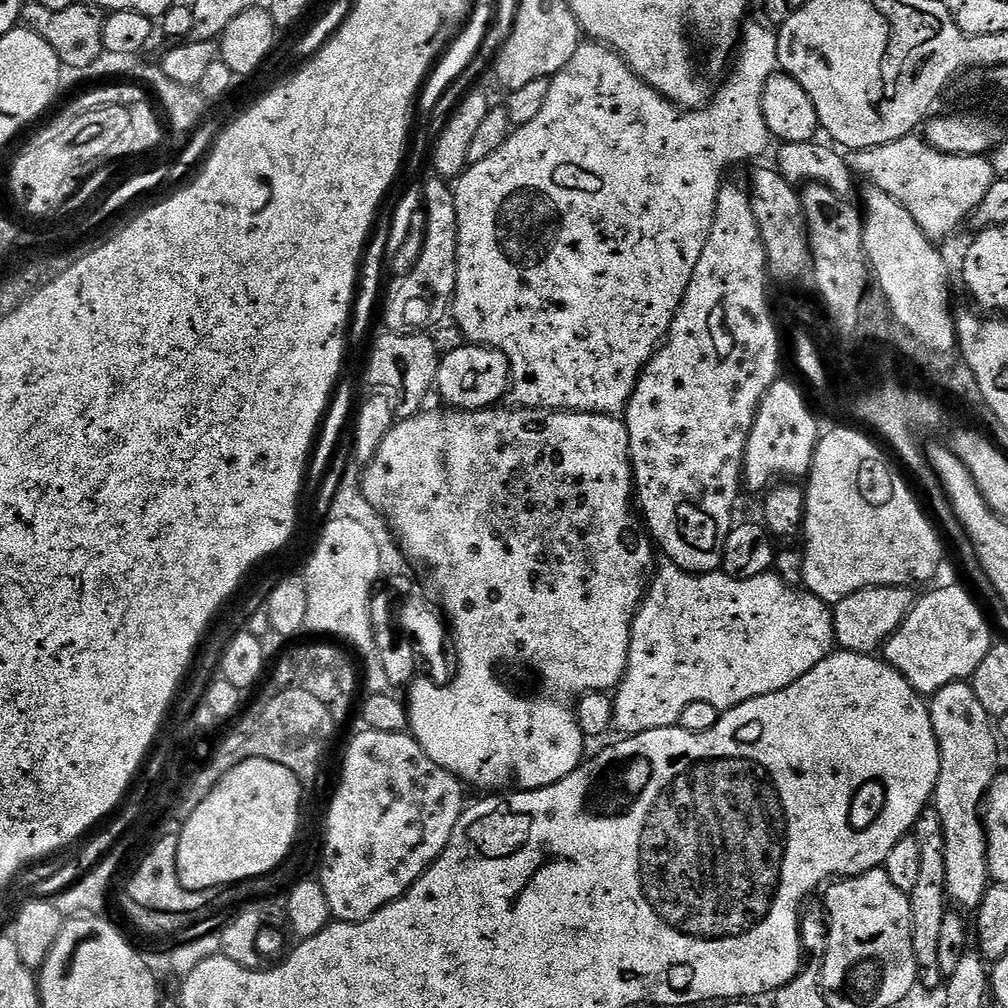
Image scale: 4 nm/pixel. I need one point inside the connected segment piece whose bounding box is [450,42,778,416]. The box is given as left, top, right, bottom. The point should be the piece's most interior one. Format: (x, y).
(579, 293)

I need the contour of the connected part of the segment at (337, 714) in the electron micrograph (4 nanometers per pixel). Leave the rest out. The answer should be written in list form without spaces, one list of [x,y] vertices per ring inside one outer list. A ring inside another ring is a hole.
[[[335,643],[304,644],[301,648],[292,648],[276,664],[272,672],[273,693],[285,692],[291,688],[306,690],[322,702],[338,722],[344,722],[352,708],[352,699],[356,696],[356,668],[348,661],[344,652],[335,648]]]

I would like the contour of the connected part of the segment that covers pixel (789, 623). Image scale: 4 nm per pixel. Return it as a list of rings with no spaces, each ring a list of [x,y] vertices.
[[[671,562],[662,564],[655,569],[646,589],[644,603],[641,604],[632,623],[628,668],[624,671],[624,679],[620,681],[614,692],[614,724],[616,728],[618,726],[624,731],[621,733],[637,736],[646,730],[675,728],[682,718],[682,710],[686,710],[686,706],[690,706],[690,702],[710,702],[710,706],[727,710],[742,702],[750,702],[750,698],[758,698],[766,694],[774,694],[778,690],[786,690],[786,686],[798,682],[798,678],[802,678],[802,674],[814,670],[814,666],[818,666],[818,662],[822,662],[827,656],[832,655],[836,644],[832,608],[817,596],[813,596],[811,592],[797,590],[793,585],[787,584],[782,577],[776,575],[775,571],[764,572],[758,578],[735,580],[725,576],[720,570],[697,574],[683,572],[677,564]]]

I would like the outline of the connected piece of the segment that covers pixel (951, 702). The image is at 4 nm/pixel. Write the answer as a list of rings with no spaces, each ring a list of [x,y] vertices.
[[[957,682],[942,686],[937,692],[932,693],[930,707],[934,734],[938,738],[938,746],[940,747],[940,773],[938,774],[934,807],[944,831],[943,854],[946,862],[948,899],[953,905],[961,904],[961,906],[956,905],[961,909],[975,910],[979,908],[982,898],[988,893],[990,887],[988,835],[984,832],[982,809],[984,797],[988,794],[988,787],[996,781],[996,777],[1001,771],[1000,752],[996,749],[998,736],[994,731],[993,717],[989,716],[986,710],[982,710],[982,702],[978,702],[971,683]]]

